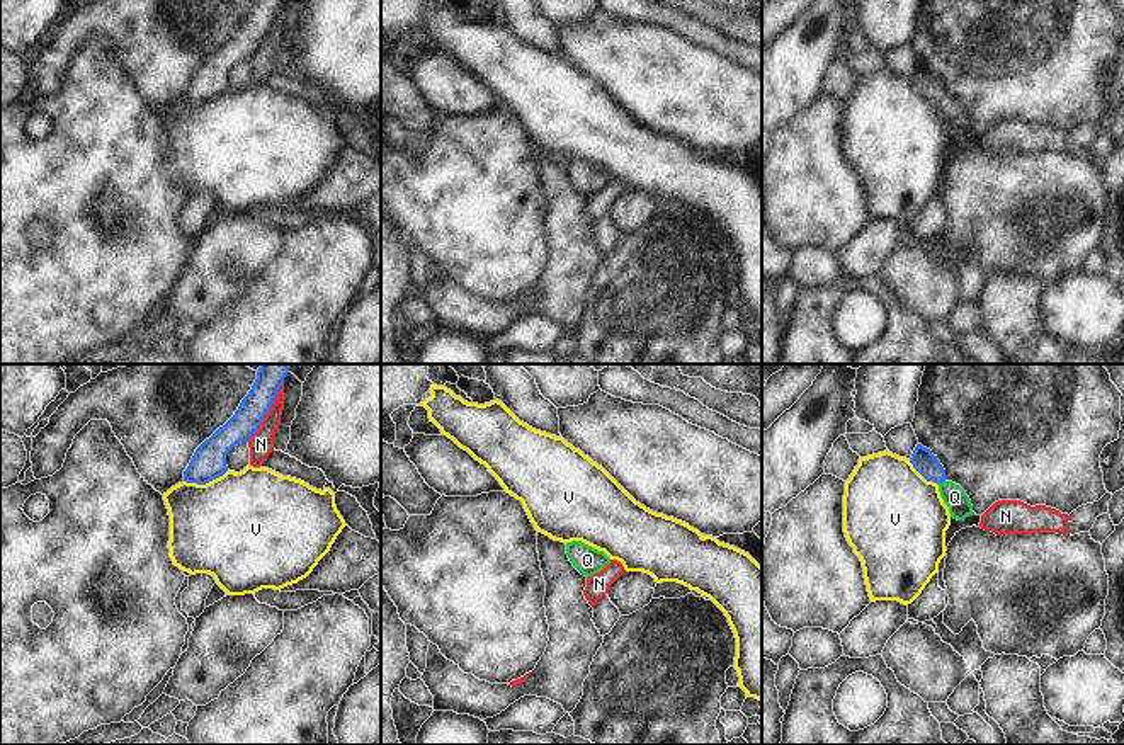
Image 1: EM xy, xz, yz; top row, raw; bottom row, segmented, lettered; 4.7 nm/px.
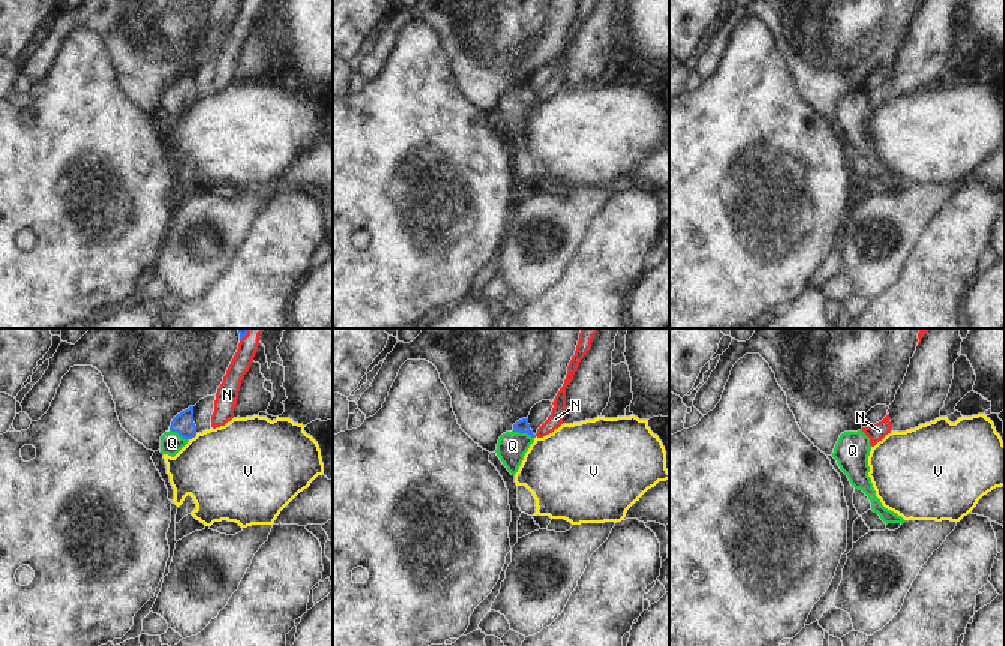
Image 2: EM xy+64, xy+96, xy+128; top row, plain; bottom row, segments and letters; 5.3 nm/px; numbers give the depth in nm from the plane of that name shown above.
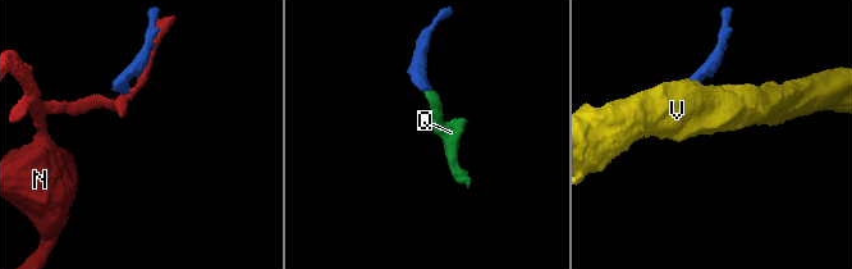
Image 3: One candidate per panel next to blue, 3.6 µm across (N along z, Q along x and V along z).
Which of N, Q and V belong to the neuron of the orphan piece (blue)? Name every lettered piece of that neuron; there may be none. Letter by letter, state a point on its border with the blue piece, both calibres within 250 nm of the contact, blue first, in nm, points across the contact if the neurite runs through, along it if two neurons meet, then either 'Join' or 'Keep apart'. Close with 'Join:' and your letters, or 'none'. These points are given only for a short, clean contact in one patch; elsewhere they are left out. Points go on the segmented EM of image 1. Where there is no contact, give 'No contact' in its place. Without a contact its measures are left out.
N: Touches blue at xy (267, 412). Thickness 140 nm (blue) against 110 nm. Keep apart
Q: Touches blue at yz (941, 482). Thickness 110 nm (blue) against 110 nm. Path across: yz (924, 461), (941, 482), (954, 497). Join
V: Touches blue at xy (206, 482). Thickness 160 nm (blue) against 480 nm. Boundary: xy (228, 470), (204, 483), (184, 482). Keep apart
Join: Q.

